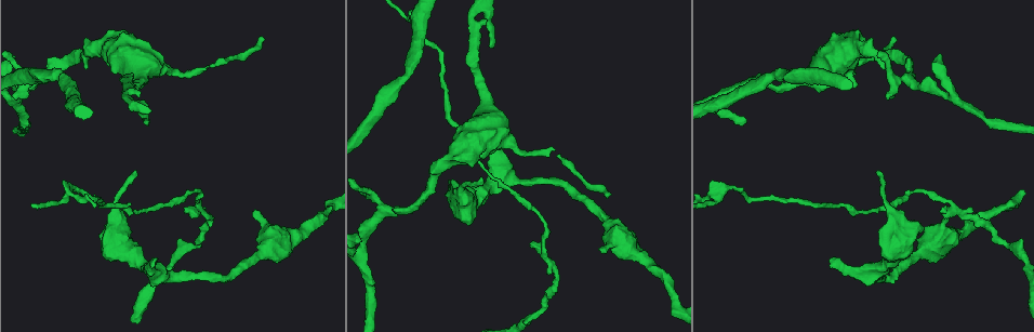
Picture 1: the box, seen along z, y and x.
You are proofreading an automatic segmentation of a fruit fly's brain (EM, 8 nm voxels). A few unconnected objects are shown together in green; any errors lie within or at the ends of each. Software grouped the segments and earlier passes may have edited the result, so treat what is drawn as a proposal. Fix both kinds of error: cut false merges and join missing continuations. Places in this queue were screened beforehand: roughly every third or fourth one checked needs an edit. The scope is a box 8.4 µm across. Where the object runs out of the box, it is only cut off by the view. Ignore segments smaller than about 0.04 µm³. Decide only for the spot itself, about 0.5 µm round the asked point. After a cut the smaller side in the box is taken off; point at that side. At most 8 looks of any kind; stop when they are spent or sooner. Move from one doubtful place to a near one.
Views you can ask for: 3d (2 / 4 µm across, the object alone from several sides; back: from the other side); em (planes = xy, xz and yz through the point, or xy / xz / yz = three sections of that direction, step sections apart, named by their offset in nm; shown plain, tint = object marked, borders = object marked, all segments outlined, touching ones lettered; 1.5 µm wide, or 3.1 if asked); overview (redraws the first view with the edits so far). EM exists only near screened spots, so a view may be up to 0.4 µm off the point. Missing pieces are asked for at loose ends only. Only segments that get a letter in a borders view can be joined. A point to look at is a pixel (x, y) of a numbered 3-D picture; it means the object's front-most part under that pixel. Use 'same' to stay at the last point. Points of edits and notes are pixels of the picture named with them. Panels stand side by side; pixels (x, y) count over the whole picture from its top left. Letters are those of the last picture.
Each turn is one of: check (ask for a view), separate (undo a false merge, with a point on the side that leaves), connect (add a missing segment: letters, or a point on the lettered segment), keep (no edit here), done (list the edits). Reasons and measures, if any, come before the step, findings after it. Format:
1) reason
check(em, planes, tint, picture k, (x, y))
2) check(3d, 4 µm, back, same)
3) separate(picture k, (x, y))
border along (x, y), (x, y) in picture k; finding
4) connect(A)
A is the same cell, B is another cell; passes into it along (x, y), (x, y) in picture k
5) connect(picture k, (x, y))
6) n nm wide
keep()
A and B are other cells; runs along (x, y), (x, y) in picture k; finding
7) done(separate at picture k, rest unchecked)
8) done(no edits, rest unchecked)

check(em, xz, step 8, tint, picture 1, (842, 62))

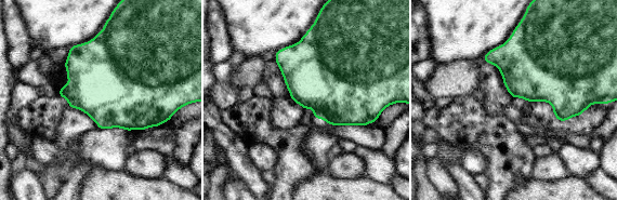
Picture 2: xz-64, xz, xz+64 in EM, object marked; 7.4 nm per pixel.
another direction
check(em, planes, borders, same)

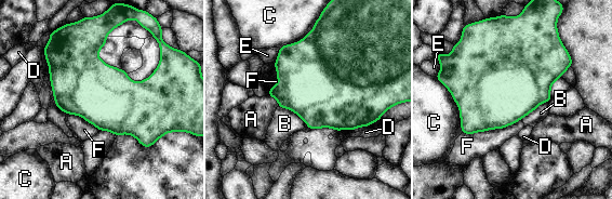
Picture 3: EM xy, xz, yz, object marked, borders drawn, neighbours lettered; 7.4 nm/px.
keep()
A, B, C, D, E and F are other cells; border along (521, 118), (505, 127), (462, 133) in picture 3; one neuron here

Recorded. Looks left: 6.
a fork
check(em, planes, borders, picture 1, (384, 212))

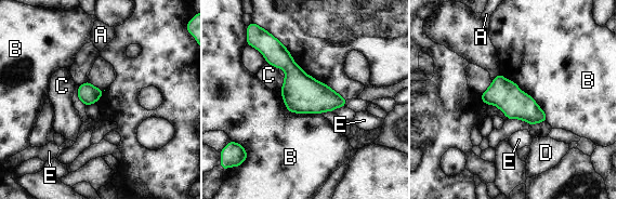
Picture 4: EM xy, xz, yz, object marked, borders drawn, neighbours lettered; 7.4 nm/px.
220 nm wide
keep()
A, B, C, D and E are other cells; border along (499, 74), (527, 93), (547, 120) in picture 4; all the same neuron

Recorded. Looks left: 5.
an open end
check(em, planes, tint, picture 1, (135, 170))

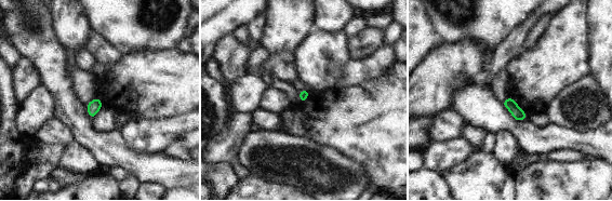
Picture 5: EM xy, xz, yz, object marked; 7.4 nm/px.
check(em, planes, borders, same)

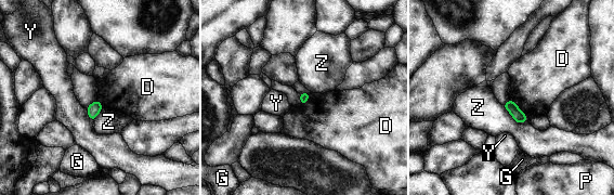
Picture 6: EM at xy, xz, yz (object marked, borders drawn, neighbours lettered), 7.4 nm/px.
70 nm wide
keep()
D, G, P, Y and Z are other cells; border along (510, 99), (527, 117) in picture 6; none of them fits

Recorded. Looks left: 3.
done(no edits, rest unchecked)

